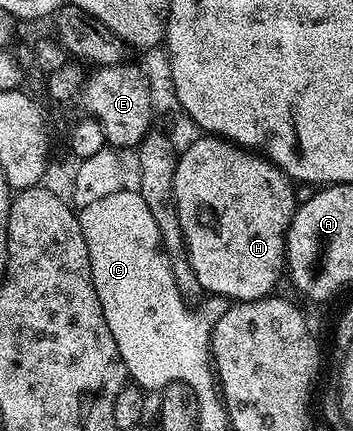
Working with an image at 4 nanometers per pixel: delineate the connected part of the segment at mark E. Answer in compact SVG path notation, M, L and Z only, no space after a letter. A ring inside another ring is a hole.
M133 64L133 65L132 65ZM139 64L106 65L95 70L82 87L82 98L88 104L87 112L104 127L104 139L117 150L135 150L153 128L154 112L151 91Z

